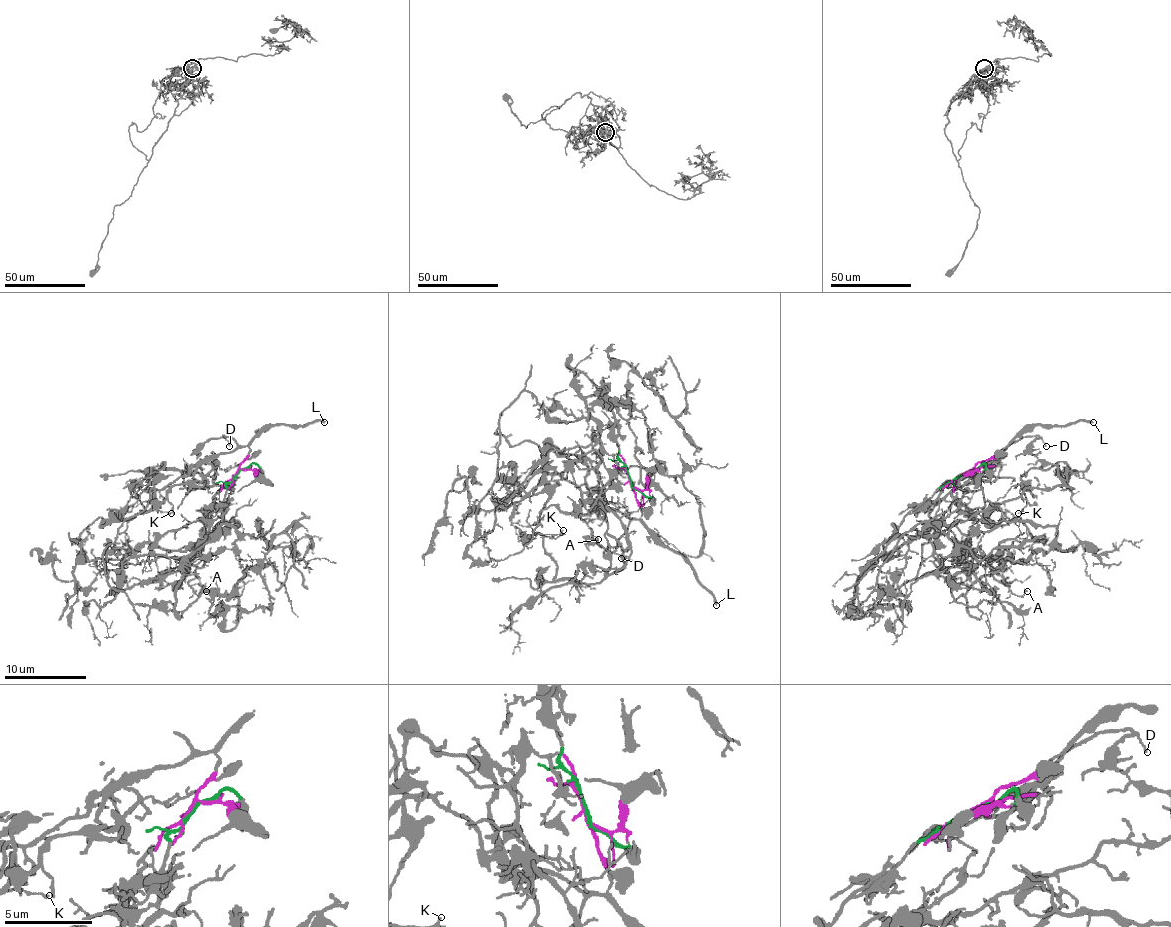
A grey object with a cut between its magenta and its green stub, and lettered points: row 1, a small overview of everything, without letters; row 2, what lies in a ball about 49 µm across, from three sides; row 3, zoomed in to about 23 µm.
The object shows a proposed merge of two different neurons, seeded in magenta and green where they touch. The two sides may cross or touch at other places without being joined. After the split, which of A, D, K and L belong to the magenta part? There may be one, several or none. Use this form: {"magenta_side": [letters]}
{"magenta_side": ["D", "L"]}

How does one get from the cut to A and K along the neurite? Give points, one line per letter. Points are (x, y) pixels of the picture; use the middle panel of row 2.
A: (629, 478), (613, 410), (590, 396), (586, 406), (598, 427), (592, 447), (608, 480), (580, 517), (598, 540)
K: (629, 478), (613, 410), (588, 398), (621, 568), (598, 583), (555, 577), (530, 536), (563, 529)

